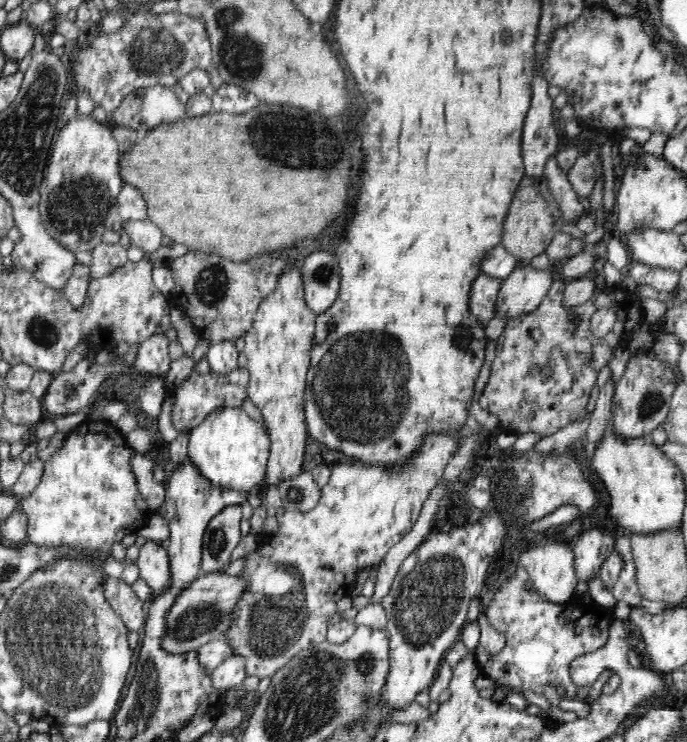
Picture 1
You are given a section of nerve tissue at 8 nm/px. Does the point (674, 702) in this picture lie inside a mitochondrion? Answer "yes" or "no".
no

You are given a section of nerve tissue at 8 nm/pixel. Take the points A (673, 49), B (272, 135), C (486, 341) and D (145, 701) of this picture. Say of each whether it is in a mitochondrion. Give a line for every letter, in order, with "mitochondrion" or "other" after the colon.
A: other
B: mitochondrion
C: other
D: mitochondrion

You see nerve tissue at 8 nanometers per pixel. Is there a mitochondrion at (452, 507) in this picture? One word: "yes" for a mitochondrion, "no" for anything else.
no

